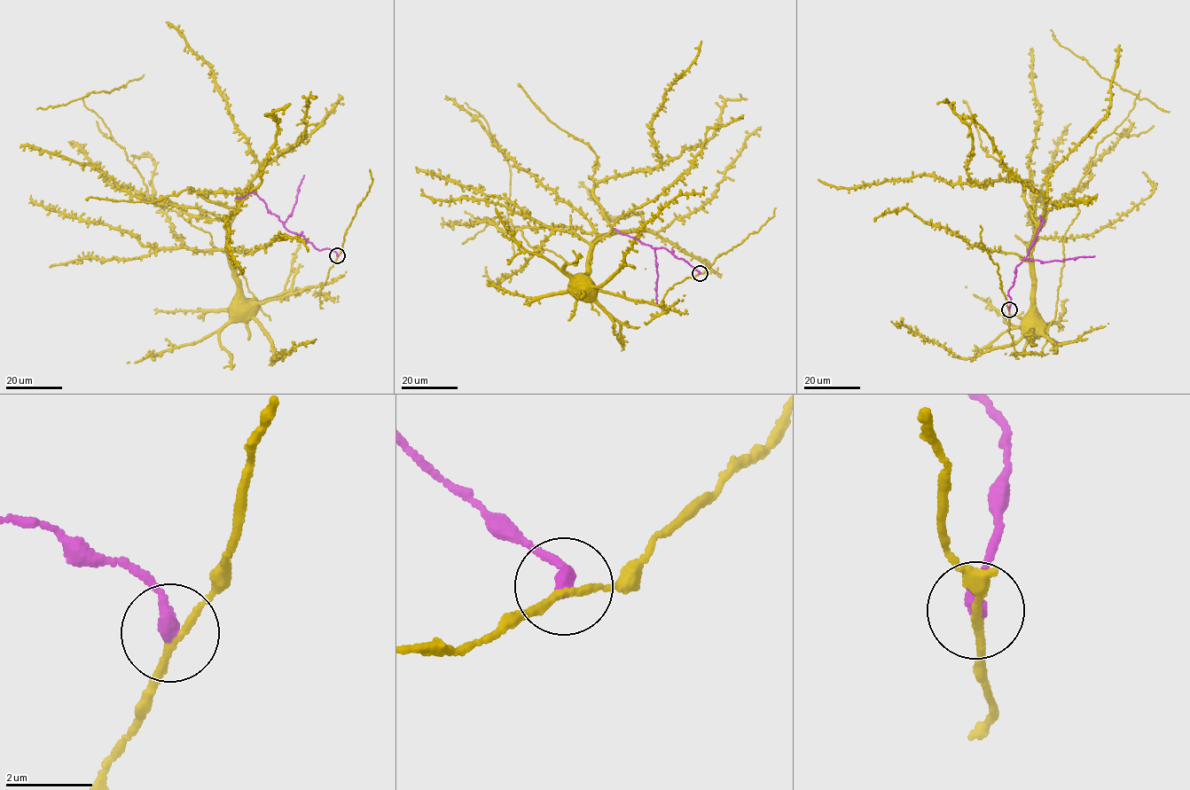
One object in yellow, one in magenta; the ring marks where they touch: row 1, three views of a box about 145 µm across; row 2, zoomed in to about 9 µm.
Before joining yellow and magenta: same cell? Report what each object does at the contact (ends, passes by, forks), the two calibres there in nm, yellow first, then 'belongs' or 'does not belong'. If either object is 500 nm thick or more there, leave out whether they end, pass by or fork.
yellow passes by; magenta ends there; 150 nm thick on the yellow side, 320 nm on the other; does not belong

